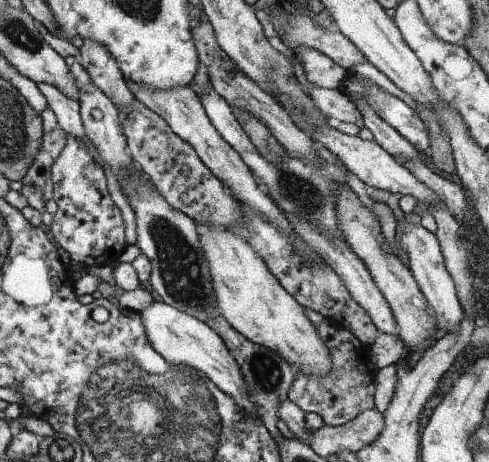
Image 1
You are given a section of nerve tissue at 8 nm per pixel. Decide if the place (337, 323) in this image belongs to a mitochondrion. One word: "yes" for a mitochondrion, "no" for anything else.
no

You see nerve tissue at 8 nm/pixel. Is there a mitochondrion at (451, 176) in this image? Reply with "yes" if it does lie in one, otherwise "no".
no

